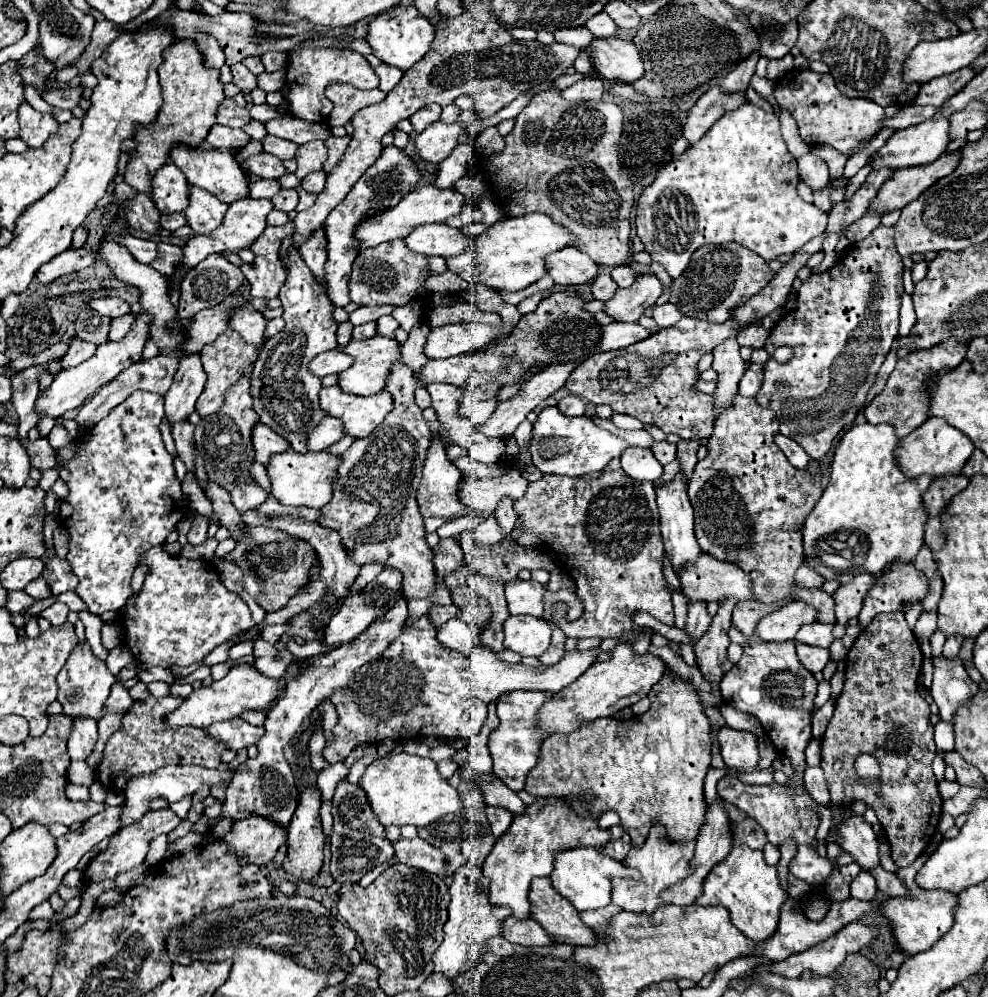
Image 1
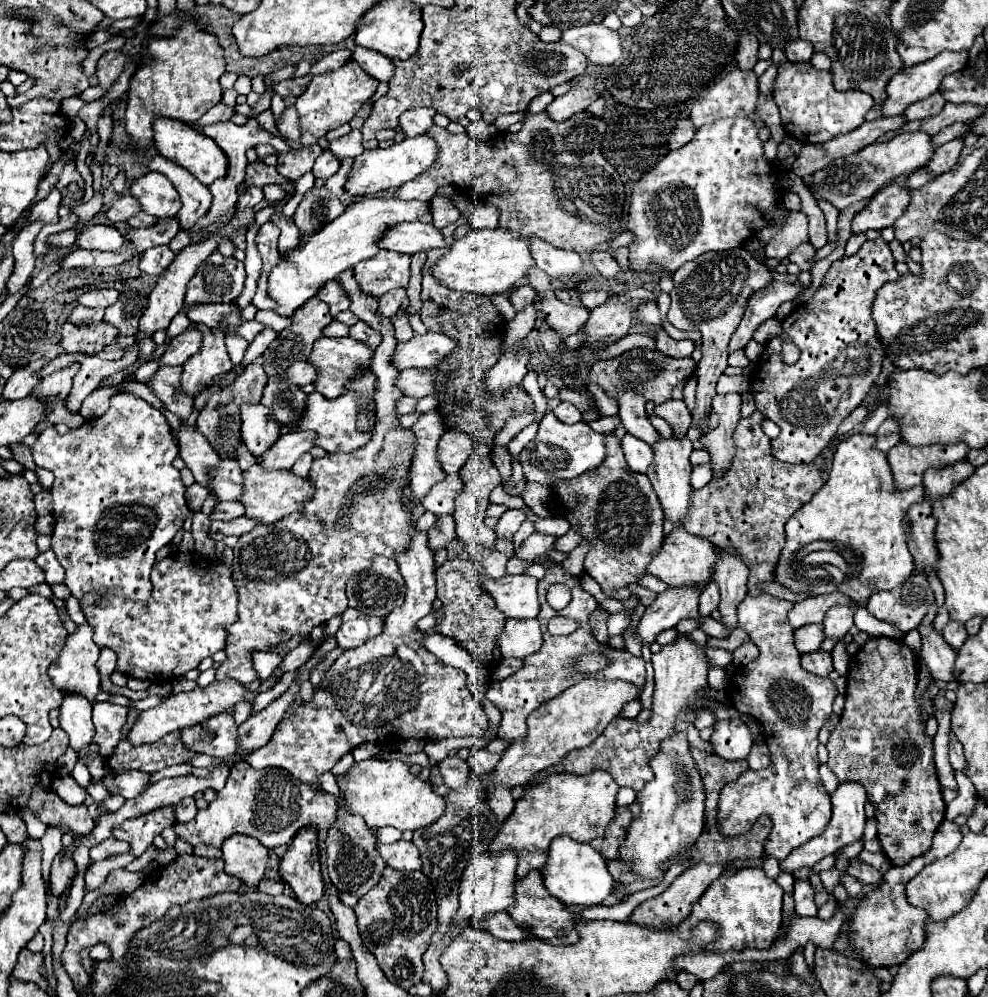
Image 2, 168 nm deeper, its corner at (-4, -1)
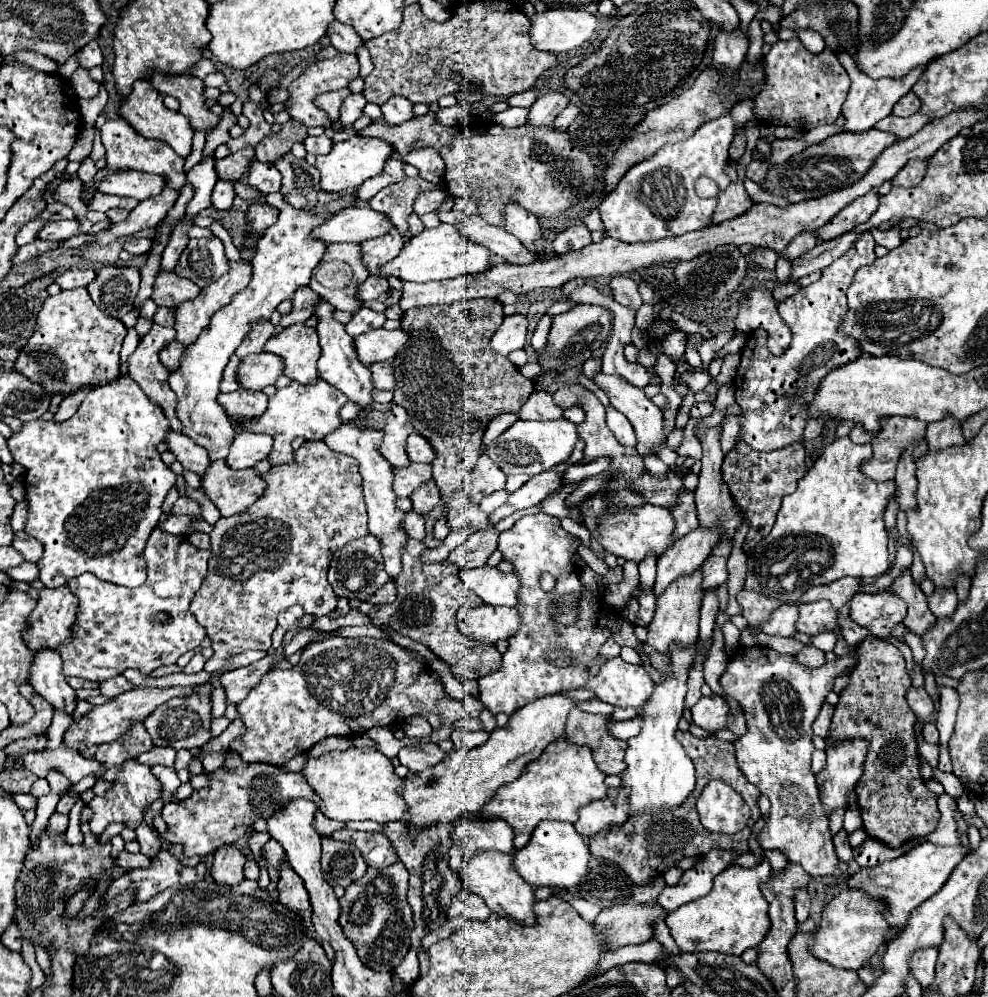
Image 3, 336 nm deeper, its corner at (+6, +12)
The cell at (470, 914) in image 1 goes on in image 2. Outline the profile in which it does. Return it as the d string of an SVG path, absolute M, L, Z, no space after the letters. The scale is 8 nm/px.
M503 851L499 855L475 853L463 871L459 887L459 911L453 925L473 925L473 919L481 921L487 919L489 913L507 911L515 903L515 867L517 855L513 851Z

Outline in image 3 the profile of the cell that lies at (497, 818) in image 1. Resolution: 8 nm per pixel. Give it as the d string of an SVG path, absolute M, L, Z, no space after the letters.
M453 730L451 734L451 740L455 744L455 750L459 748L475 748L475 746L481 746L483 742L487 742L489 734L487 732L465 732L465 730Z

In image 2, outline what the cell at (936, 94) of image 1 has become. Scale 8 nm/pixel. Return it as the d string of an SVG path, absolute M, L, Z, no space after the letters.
M941 91L921 99L919 103L911 103L907 109L905 109L905 117L909 121L915 121L915 119L927 119L931 115L937 115L945 105L945 99L941 95Z

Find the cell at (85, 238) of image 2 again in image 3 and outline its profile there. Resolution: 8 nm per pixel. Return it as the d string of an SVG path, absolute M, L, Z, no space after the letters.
M61 220L61 222L45 222L45 226L37 232L39 240L67 240L79 234L77 220Z

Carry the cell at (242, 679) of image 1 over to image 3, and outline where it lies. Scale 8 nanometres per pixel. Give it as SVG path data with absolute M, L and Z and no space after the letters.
M175 686L175 688L131 688L123 694L119 694L117 698L95 706L89 714L81 716L79 720L73 720L73 724L69 726L69 730L63 736L63 744L71 750L79 750L83 752L85 748L93 746L93 744L103 744L103 742L113 742L117 738L121 738L129 726L131 720L139 720L143 722L143 718L147 718L157 706L165 704L167 700L175 698L175 696L189 696L193 692L193 688L183 688L183 686Z

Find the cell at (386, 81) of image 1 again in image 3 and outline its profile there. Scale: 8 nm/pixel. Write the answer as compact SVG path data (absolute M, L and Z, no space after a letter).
M337 20L329 26L327 36L331 40L331 46L337 48L339 52L355 52L357 46L363 44L359 34L355 34L355 30L351 30L351 26L345 26Z

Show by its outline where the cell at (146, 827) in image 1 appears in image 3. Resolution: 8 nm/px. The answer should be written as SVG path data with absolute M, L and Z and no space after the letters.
M135 758L127 760L123 764L123 768L119 770L119 774L115 776L113 786L103 796L95 796L89 802L89 806L93 810L93 818L89 822L91 832L95 836L99 836L113 822L125 822L129 828L137 828L139 822L141 822L143 808L147 808L151 802L155 802L157 798L161 798L161 792L163 792L161 782L151 774L151 768L149 766L137 762Z

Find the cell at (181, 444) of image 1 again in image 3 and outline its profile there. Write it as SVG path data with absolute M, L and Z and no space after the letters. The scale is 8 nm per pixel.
M171 342L171 346L165 346L165 348L159 352L159 358L161 358L163 366L173 372L173 370L179 366L181 354L183 354L183 346L179 346L179 342Z

